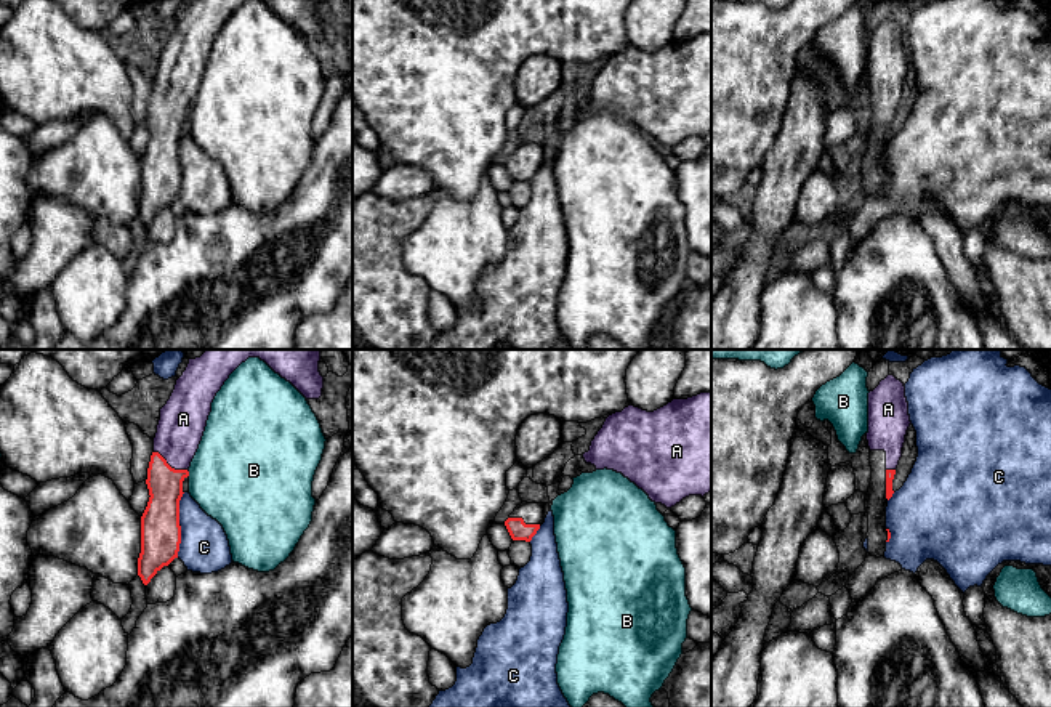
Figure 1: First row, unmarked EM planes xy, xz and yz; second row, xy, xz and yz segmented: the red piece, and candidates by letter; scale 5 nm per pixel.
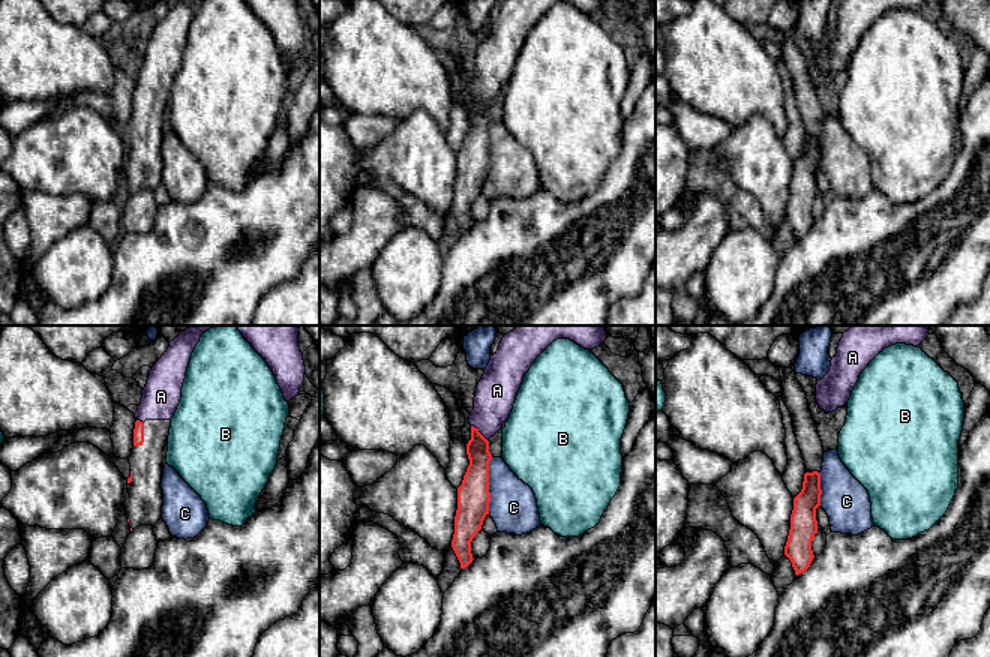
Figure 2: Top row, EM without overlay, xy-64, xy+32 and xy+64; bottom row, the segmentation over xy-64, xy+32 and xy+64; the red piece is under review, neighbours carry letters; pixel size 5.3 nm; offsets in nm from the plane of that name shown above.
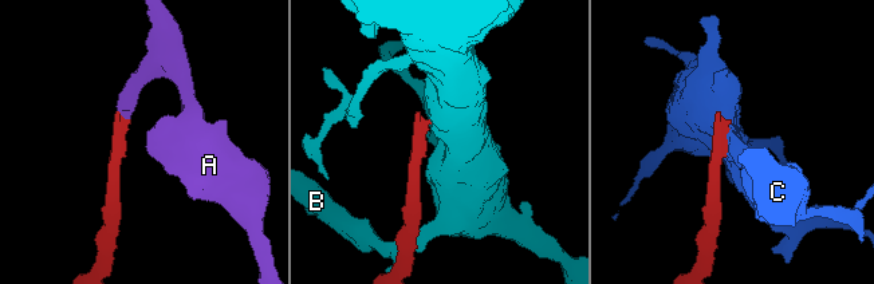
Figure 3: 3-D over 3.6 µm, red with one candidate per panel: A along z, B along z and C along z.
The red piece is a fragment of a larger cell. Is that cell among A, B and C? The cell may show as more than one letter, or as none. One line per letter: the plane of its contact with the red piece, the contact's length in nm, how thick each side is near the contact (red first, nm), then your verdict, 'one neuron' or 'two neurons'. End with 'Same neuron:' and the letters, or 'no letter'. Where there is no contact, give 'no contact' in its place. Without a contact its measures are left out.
A: xy | 200 nm | 180/240 nm | one neuron
B: xy | 40 nm | 180/480 nm | two neurons
C: xy | 340 nm | 200/240 nm | two neurons
Same neuron: A

